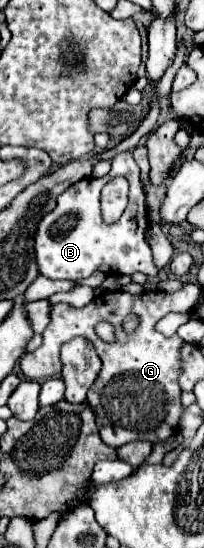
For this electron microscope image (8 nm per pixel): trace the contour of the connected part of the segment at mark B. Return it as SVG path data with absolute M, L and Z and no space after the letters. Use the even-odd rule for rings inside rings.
M129 151L117 153L113 157L111 171L105 177L101 179L87 177L71 185L67 191L59 195L57 207L39 221L35 231L35 259L39 275L49 279L79 281L93 275L99 269L103 273L121 273L121 275L131 275L135 271L141 271L147 277L155 277L151 247L145 241L147 227L149 221L147 221L143 187L139 179L139 167ZM115 177L125 177L129 181L129 205L117 223L105 225L101 219L99 197L103 185L107 185ZM139 199L141 199L141 221L139 221Z

